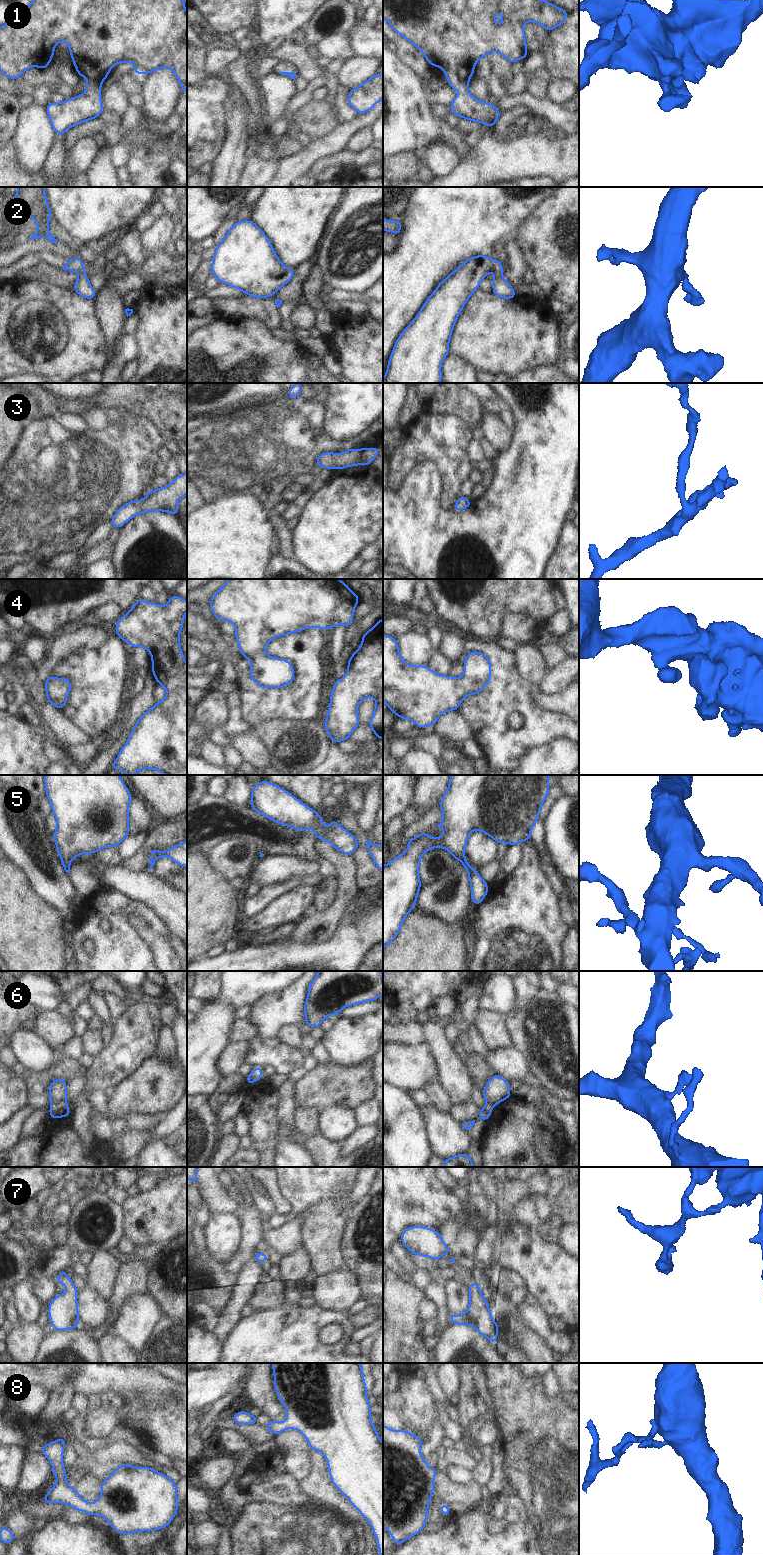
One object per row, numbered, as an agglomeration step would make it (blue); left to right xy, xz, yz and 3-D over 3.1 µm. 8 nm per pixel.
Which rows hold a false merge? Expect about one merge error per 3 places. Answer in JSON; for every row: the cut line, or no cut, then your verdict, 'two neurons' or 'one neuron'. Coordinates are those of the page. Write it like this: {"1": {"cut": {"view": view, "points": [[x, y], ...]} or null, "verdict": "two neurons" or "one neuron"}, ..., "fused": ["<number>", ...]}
{"1": {"cut": null, "verdict": "one neuron"}, "2": {"cut": null, "verdict": "one neuron"}, "3": {"cut": null, "verdict": "one neuron"}, "4": {"cut": null, "verdict": "one neuron"}, "5": {"cut": null, "verdict": "one neuron"}, "6": {"cut": {"view": "xy", "points": [[65, 1101], [52, 1104]]}, "verdict": "two neurons"}, "7": {"cut": null, "verdict": "one neuron"}, "8": {"cut": null, "verdict": "one neuron"}, "fused": ["6"]}

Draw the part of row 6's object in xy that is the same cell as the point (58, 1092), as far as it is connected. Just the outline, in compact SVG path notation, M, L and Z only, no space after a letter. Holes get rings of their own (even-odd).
M58 1078L49 1085L50 1102L52 1104L66 1102L68 1091L66 1087L66 1080Z

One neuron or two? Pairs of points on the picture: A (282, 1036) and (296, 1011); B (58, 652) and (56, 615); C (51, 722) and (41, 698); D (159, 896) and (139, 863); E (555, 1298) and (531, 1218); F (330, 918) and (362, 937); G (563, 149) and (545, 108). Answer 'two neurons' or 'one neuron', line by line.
A: two neurons
B: two neurons
C: two neurons
D: two neurons
E: two neurons
F: two neurons
G: two neurons

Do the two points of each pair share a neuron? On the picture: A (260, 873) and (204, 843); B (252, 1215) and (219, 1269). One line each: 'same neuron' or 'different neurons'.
A: different neurons
B: different neurons

